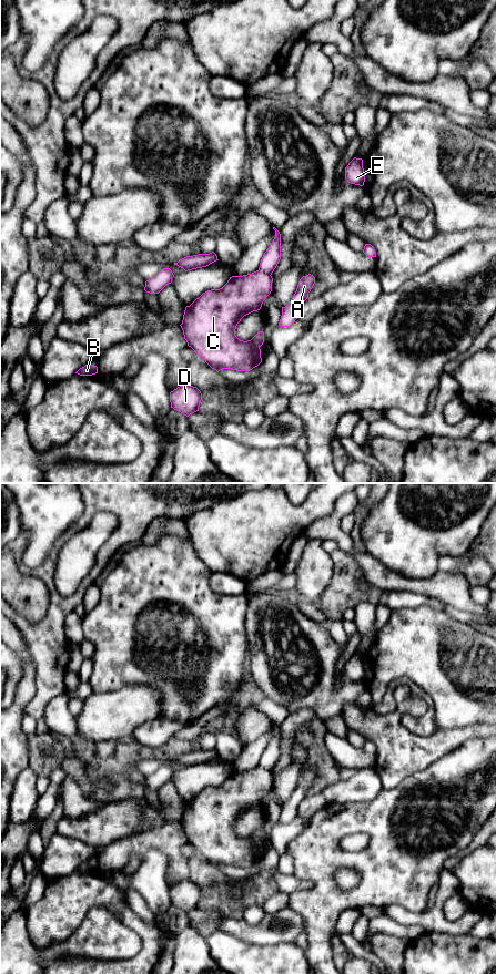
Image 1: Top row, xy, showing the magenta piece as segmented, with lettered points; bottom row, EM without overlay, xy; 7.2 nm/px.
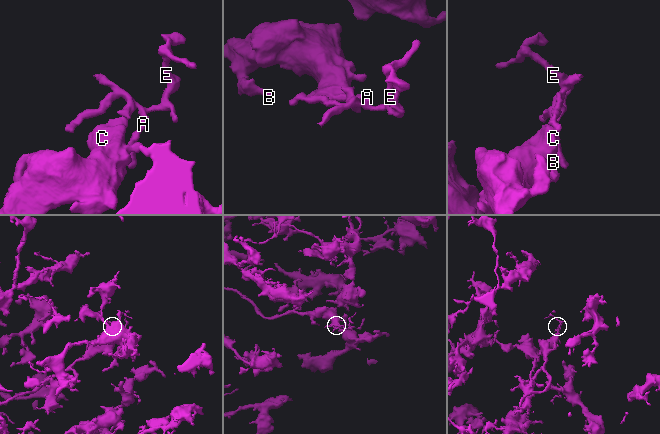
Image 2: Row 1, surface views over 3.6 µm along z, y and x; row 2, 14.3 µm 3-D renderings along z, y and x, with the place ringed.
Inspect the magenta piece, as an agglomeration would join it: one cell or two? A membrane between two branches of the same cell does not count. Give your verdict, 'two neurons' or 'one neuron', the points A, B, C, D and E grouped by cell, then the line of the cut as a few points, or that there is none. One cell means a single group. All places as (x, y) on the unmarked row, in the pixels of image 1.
two neurons; groups A E / B C D; cut xy (259, 766), (270, 771)

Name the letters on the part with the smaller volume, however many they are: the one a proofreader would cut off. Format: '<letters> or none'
A, E

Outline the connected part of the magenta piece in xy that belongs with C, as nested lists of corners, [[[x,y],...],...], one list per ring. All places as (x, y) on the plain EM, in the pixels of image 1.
[[[261,767],[243,772],[232,772],[220,786],[203,789],[185,803],[180,821],[188,842],[217,869],[222,865],[250,868],[262,859],[260,843],[264,839],[263,827],[251,837],[243,838],[235,832],[241,816],[261,806],[263,798],[272,788],[273,775]]]

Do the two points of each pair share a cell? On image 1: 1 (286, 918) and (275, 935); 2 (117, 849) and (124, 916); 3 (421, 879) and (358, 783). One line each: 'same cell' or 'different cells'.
1: same cell
2: different cells
3: different cells

